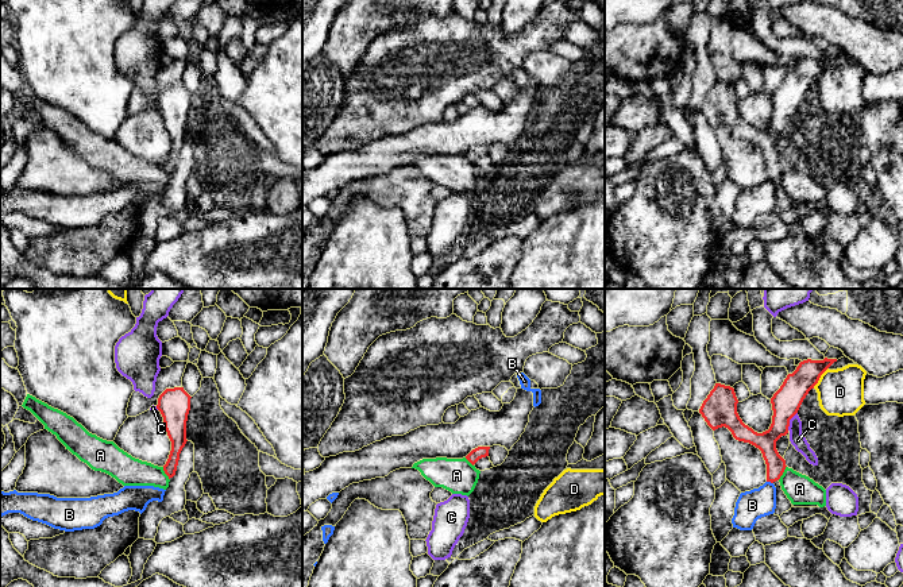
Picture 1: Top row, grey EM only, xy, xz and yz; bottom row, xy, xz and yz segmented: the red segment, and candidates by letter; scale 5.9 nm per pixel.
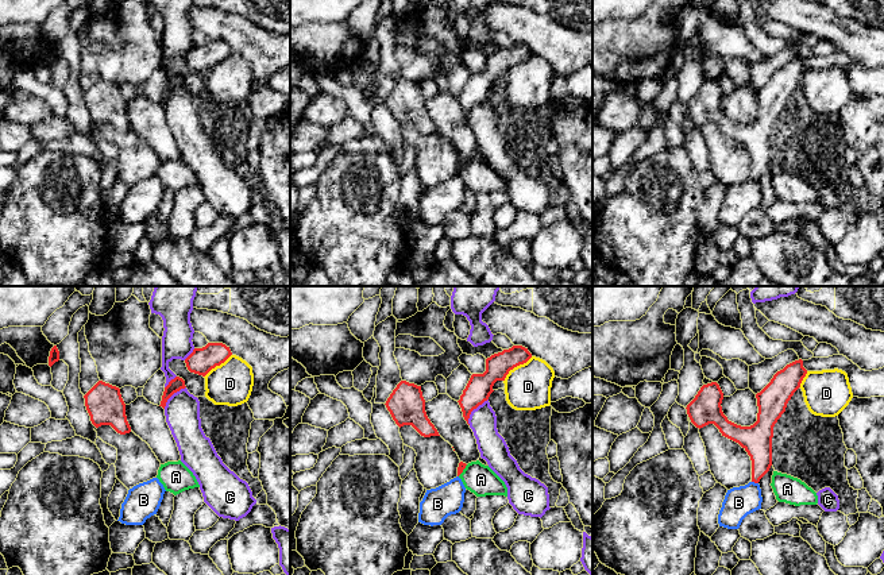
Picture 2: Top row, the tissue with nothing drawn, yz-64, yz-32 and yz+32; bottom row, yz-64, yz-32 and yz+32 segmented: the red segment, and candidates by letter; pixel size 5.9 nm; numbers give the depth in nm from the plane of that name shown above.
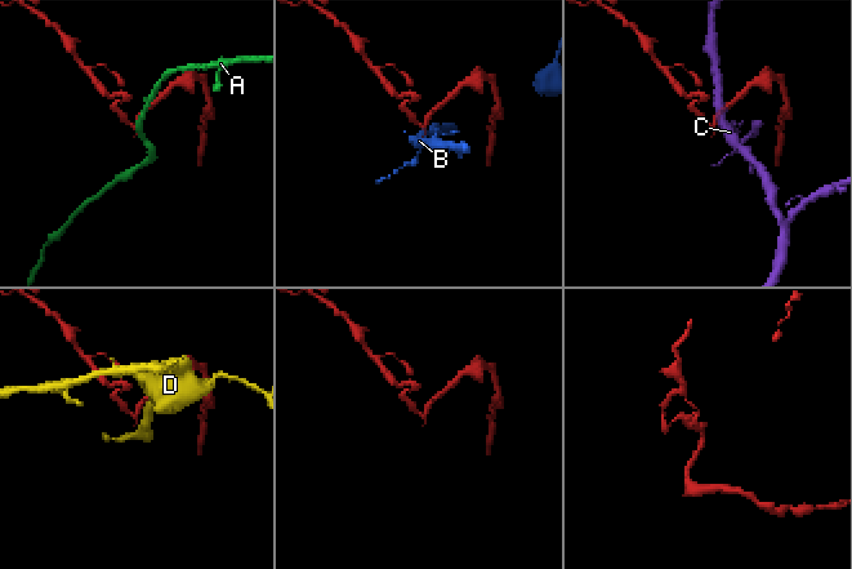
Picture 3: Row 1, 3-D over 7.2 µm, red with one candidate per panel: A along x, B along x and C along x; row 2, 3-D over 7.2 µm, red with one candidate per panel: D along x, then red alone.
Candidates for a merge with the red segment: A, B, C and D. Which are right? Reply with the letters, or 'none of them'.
none of them

